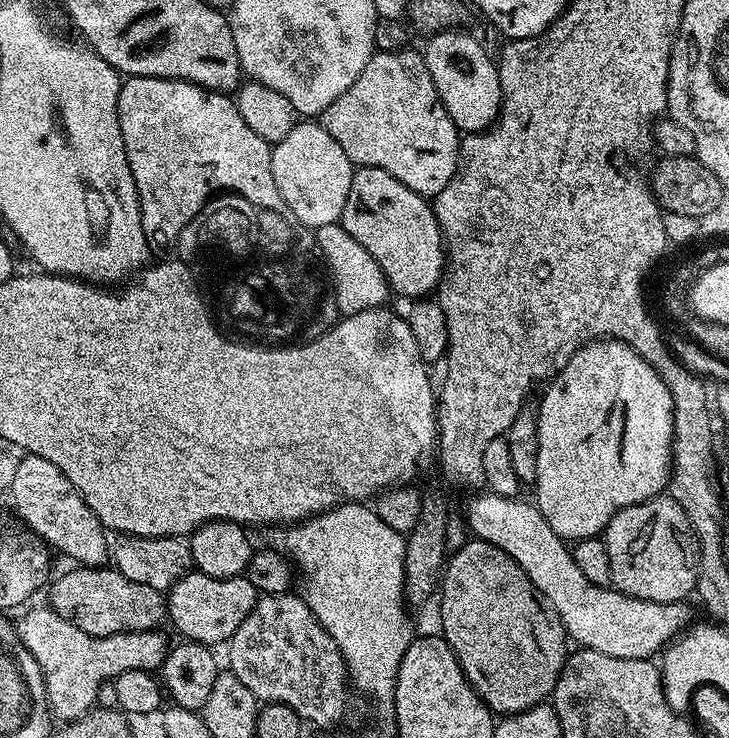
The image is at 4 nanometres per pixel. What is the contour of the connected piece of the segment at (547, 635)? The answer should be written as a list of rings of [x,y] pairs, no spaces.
[[[472,538],[469,541],[469,544],[462,545],[456,553],[453,551],[447,557],[446,567],[442,573],[442,583],[438,588],[441,628],[439,628],[439,631],[442,633],[445,642],[452,647],[452,652],[458,658],[460,668],[464,671],[464,677],[471,682],[472,689],[480,695],[480,701],[487,704],[493,713],[513,716],[516,712],[532,708],[536,704],[543,704],[551,697],[554,686],[558,682],[558,674],[562,674],[562,666],[568,661],[570,655],[570,647],[568,648],[570,637],[565,632],[562,618],[558,618],[554,606],[550,606],[550,602],[534,586],[534,582],[530,582],[530,578],[526,578],[522,566],[518,566],[518,562],[514,562],[514,558],[510,558],[510,554],[498,550],[498,546],[494,546],[485,540]]]

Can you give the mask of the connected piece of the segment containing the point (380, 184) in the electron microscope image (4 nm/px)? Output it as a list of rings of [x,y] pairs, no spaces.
[[[357,167],[338,222],[378,262],[389,289],[396,296],[428,298],[439,289],[446,271],[446,249],[438,218],[431,203],[410,190],[410,186],[402,186],[394,174]]]

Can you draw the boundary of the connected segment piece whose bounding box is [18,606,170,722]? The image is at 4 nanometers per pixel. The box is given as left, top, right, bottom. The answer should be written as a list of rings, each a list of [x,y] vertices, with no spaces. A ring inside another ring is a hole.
[[[50,606],[30,609],[18,620],[18,631],[21,642],[42,670],[49,713],[60,722],[80,719],[96,708],[98,690],[116,680],[118,674],[126,674],[126,670],[155,673],[163,665],[170,647],[170,640],[160,630],[91,636],[86,630],[78,630],[72,620],[62,618]]]

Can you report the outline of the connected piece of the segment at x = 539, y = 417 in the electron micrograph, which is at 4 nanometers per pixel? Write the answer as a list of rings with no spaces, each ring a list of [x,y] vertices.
[[[607,338],[583,344],[544,390],[536,412],[538,474],[534,503],[561,540],[599,537],[618,510],[646,502],[669,487],[670,390],[631,346]]]

